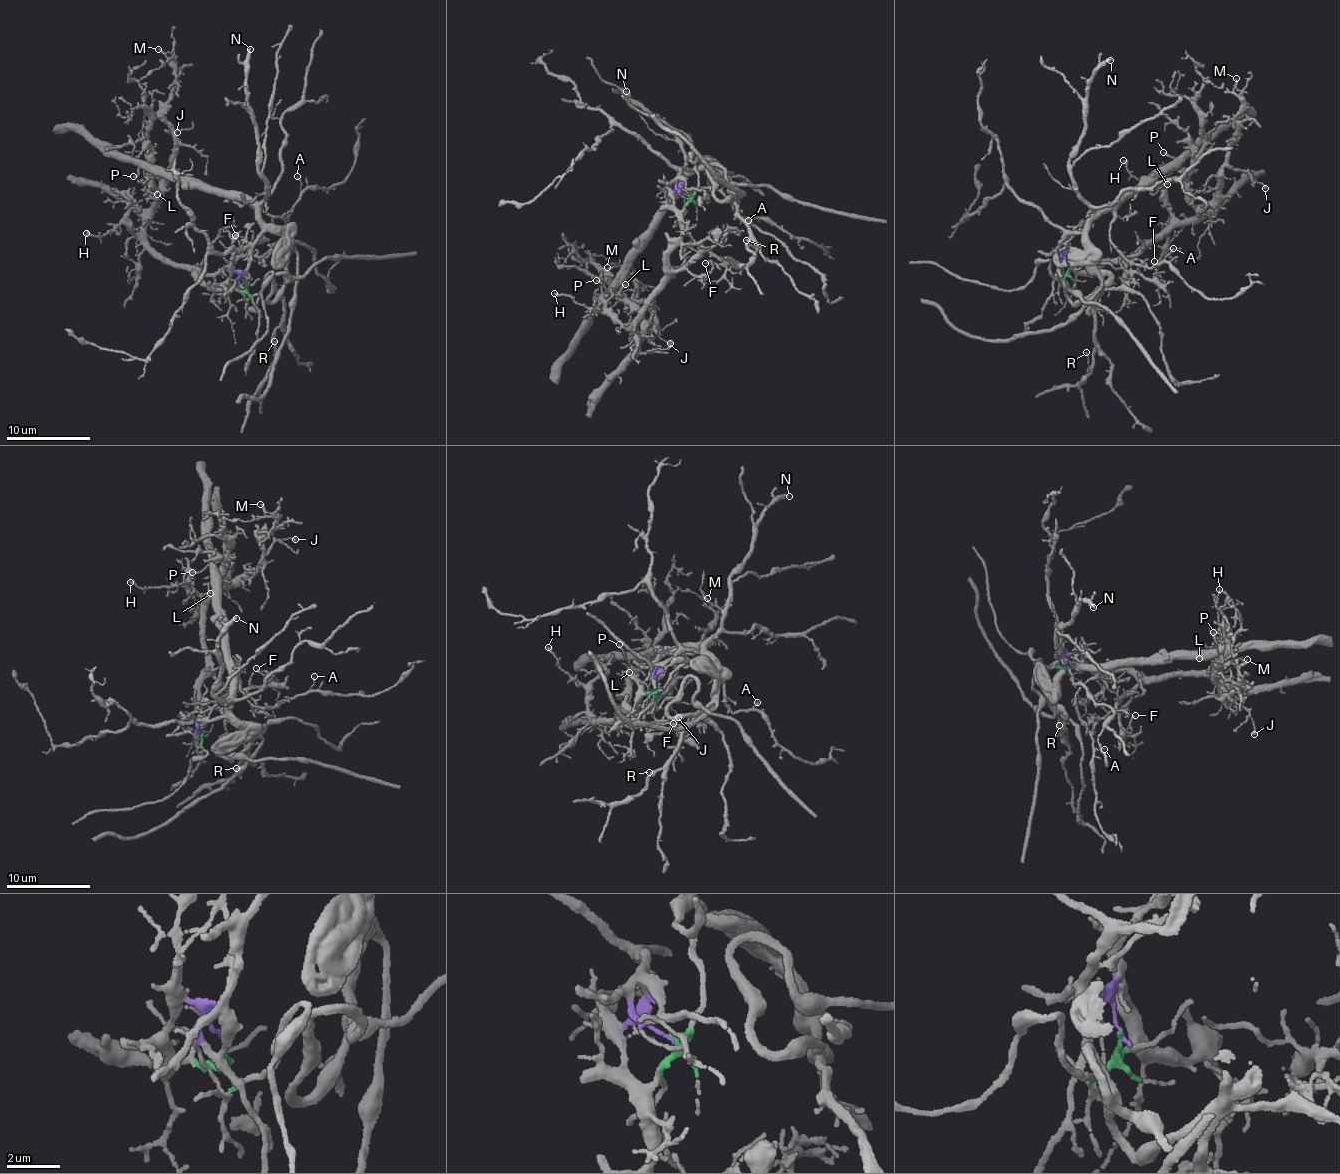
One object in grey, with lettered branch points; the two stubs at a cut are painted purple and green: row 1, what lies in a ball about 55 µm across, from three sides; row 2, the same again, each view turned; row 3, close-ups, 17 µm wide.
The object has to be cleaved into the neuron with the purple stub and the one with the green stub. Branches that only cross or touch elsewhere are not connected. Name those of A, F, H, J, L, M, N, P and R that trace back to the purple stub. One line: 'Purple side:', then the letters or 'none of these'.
Purple side: A, N, P, R

